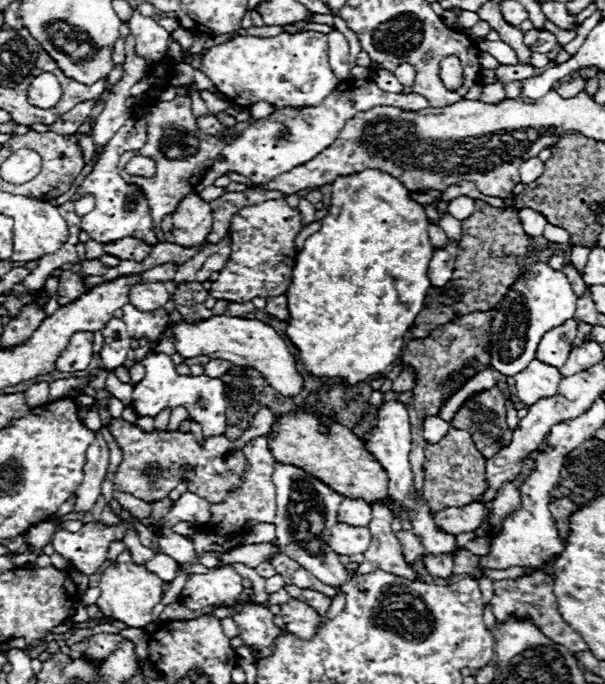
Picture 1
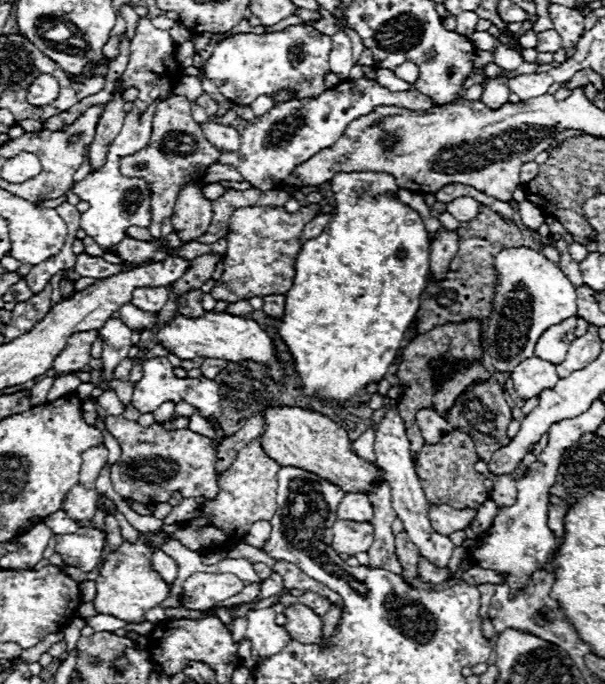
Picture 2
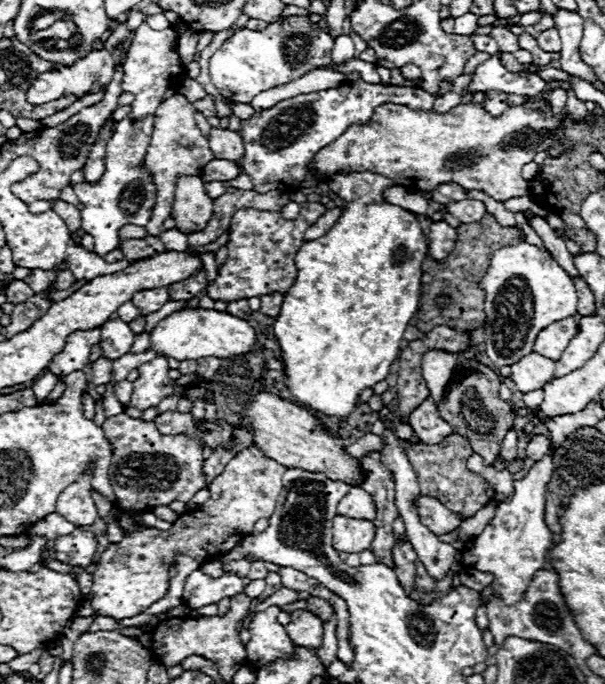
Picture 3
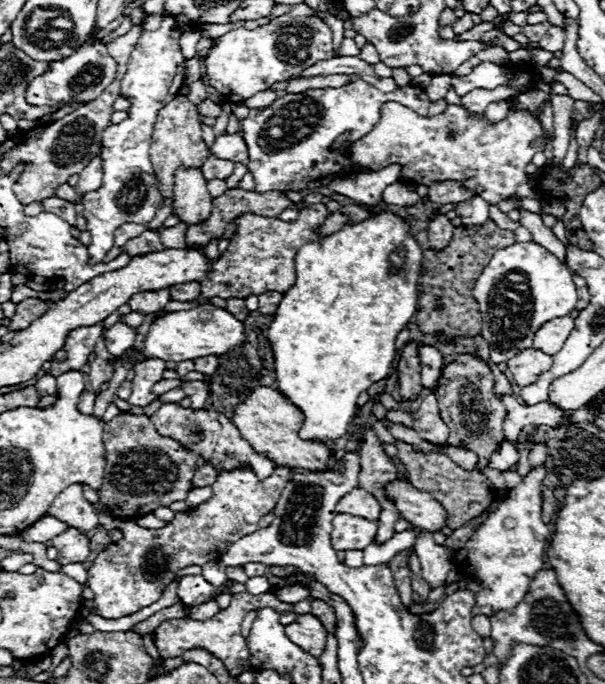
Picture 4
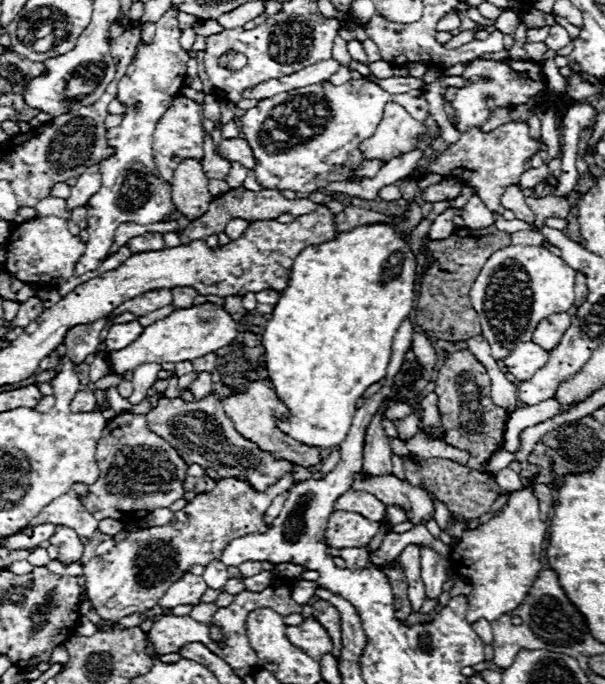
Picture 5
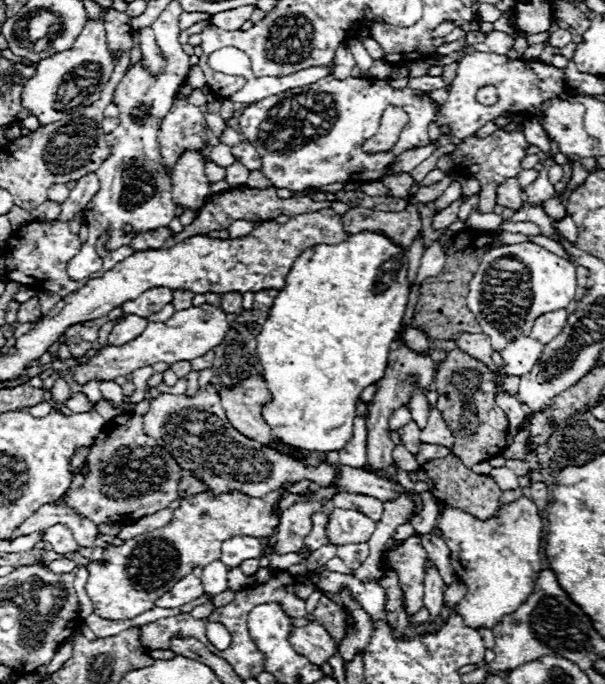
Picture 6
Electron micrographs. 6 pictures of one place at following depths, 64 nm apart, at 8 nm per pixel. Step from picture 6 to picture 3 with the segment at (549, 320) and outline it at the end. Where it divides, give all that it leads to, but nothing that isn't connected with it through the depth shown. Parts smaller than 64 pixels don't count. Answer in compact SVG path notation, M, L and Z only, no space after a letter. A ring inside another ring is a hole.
M566 318L566 320L558 320L556 324L548 324L534 340L534 352L558 360L558 356L564 352L566 344L570 342L570 338L578 332L576 320L574 318Z

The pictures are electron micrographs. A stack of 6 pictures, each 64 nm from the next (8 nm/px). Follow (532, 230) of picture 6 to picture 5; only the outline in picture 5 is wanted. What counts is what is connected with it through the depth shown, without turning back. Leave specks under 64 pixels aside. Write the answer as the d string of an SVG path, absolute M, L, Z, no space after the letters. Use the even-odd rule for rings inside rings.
M494 212L494 216L496 216L496 228L500 232L512 234L512 232L518 232L518 230L534 230L534 226L528 224L528 222L522 222L522 220L506 220L504 216L500 216L496 212Z

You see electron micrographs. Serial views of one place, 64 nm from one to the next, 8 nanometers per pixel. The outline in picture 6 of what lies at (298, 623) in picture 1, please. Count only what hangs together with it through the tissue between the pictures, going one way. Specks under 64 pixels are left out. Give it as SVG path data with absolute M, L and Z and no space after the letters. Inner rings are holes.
M318 622L296 628L290 636L290 642L298 654L308 658L316 666L322 666L336 654L336 642L322 626L318 626Z

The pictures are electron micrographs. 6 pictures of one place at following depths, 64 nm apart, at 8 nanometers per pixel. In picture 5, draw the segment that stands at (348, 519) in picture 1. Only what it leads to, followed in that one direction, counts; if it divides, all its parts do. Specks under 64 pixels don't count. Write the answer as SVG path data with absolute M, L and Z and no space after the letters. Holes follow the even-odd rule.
M354 490L344 492L334 502L334 508L358 512L362 516L368 516L368 520L374 520L374 522L380 522L384 516L384 510L386 510L386 506L376 496L370 496L368 492L354 492Z

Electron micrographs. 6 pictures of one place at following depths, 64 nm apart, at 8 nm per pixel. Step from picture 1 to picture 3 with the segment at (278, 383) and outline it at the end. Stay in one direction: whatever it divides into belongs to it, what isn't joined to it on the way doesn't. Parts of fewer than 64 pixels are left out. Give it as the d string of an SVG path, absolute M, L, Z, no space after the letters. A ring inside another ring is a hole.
M182 310L166 316L160 320L154 330L150 332L150 350L160 352L164 358L176 358L176 360L198 360L206 356L216 358L230 358L242 352L248 352L254 348L254 328L228 312L220 310Z

